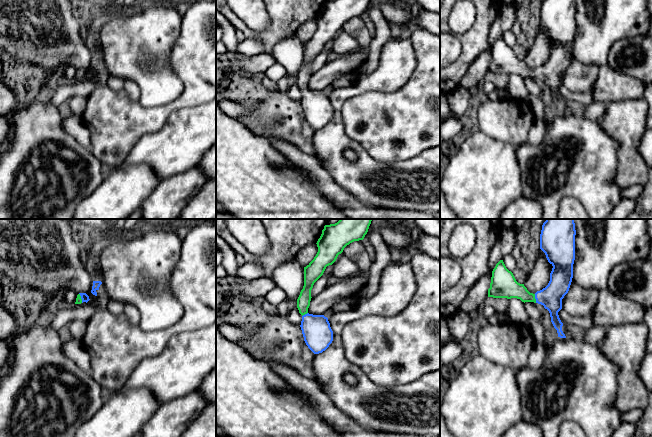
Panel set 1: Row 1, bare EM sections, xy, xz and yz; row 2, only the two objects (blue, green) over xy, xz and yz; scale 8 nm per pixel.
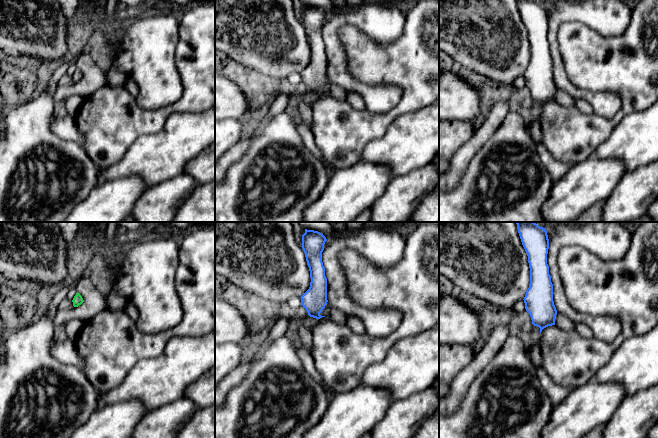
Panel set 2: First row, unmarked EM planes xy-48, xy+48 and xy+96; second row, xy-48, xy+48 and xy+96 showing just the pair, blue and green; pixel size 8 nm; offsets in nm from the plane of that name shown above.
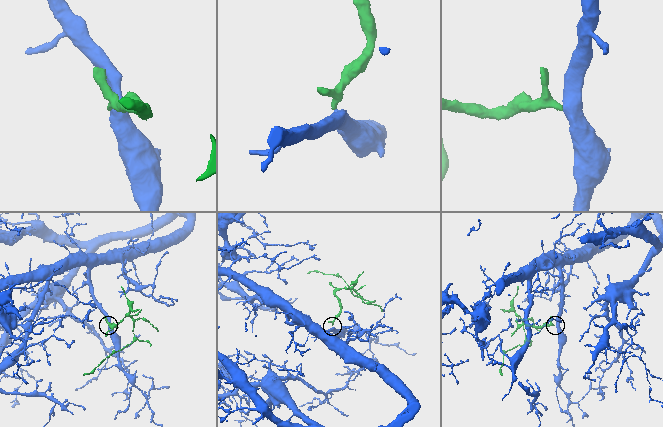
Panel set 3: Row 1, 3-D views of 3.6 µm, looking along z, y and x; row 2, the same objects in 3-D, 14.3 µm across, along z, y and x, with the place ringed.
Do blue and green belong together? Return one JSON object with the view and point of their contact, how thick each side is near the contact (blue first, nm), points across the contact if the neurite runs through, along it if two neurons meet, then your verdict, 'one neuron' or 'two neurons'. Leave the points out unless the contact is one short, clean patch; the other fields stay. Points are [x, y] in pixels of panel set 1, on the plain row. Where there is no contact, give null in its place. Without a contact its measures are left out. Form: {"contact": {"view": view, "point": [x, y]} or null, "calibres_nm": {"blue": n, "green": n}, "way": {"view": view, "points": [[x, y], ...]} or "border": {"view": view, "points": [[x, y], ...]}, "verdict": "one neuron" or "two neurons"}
{"contact": {"view": "yz", "point": [535, 74]}, "calibres_nm": {"blue": 180, "green": 180}, "way": {"view": "yz", "points": [[551, 72], [535, 74], [507, 63]]}, "verdict": "one neuron"}

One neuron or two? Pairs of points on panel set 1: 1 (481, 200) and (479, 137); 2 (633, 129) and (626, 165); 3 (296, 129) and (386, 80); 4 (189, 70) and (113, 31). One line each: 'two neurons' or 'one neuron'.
1: one neuron
2: one neuron
3: two neurons
4: two neurons

